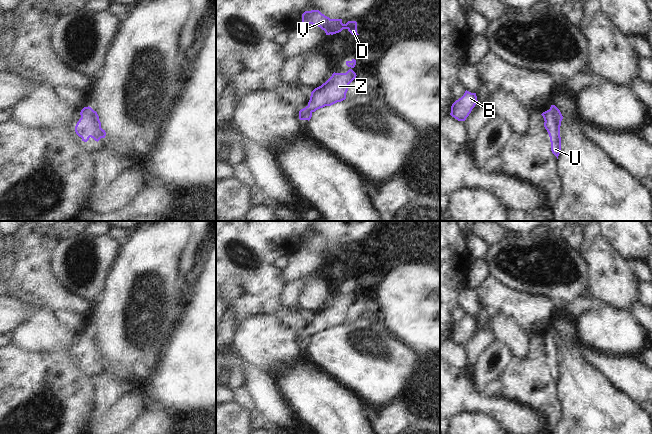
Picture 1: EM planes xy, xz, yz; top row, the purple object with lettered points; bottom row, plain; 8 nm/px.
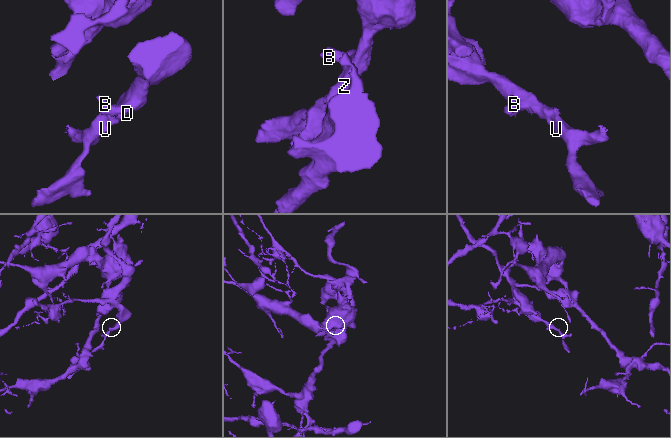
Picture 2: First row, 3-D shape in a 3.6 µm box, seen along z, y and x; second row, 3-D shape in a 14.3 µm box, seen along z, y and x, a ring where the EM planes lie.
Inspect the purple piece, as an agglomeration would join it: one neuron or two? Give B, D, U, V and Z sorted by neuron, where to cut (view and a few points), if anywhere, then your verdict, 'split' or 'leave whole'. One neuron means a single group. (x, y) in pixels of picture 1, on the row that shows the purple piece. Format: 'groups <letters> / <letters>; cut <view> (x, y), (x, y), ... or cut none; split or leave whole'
groups B D U V Z; cut none; leave whole

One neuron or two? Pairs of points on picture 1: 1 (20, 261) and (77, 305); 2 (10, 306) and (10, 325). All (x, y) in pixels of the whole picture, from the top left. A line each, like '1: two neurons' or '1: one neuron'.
1: one neuron
2: one neuron

